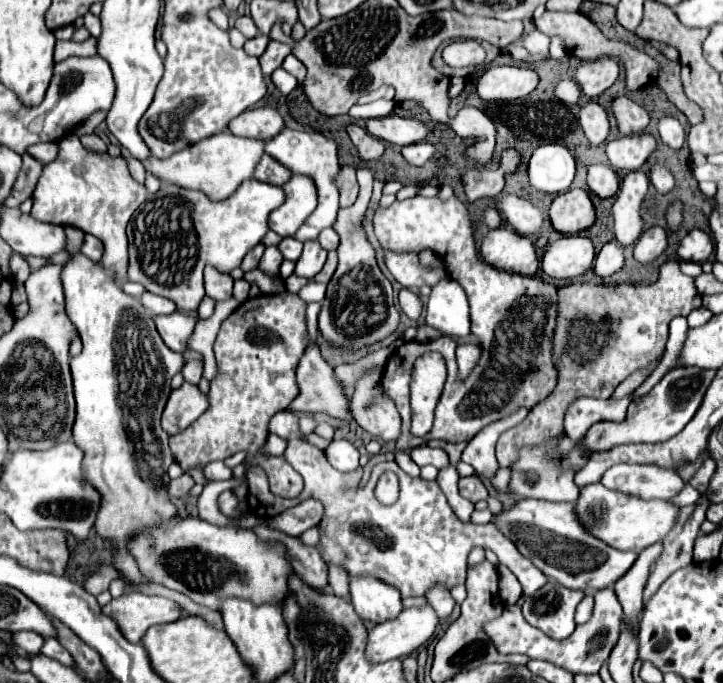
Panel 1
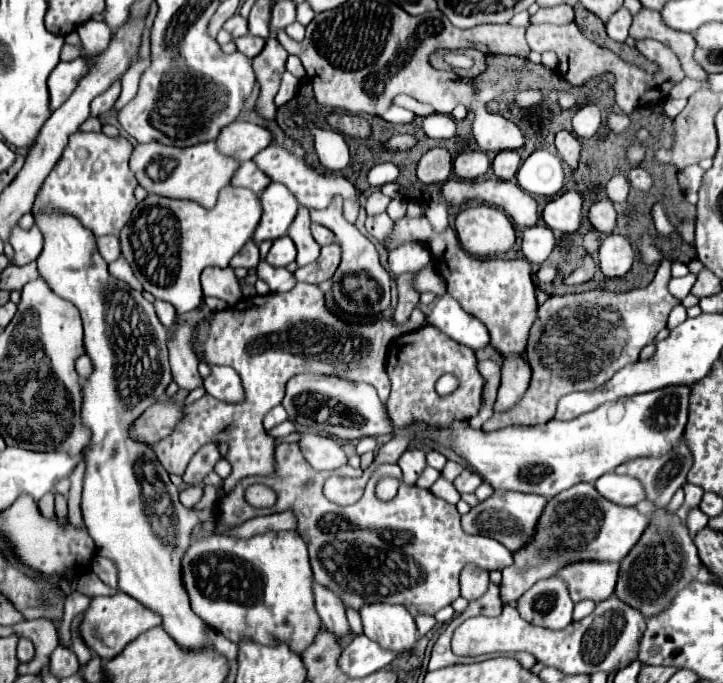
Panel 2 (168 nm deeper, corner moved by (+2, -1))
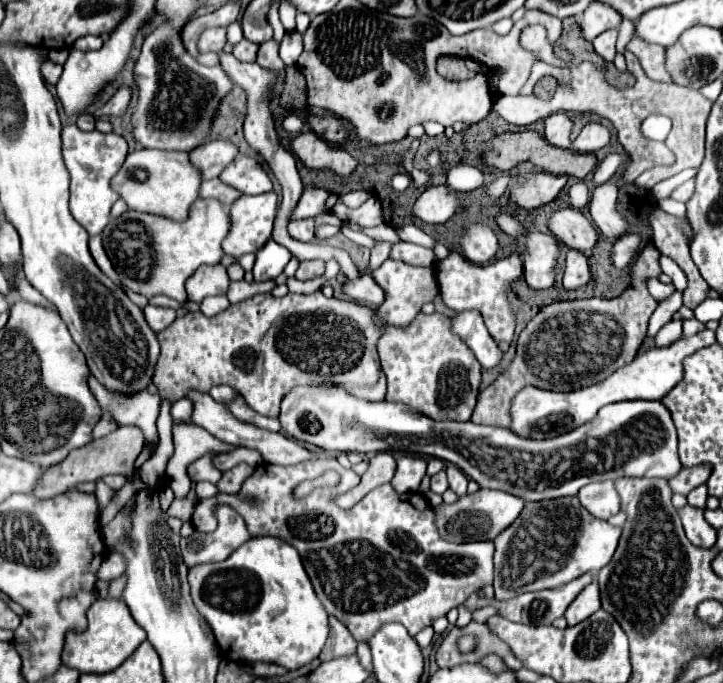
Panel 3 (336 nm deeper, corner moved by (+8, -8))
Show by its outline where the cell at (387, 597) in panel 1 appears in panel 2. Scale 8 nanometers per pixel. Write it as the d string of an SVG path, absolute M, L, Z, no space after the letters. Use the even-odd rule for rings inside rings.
M370 604L360 610L364 634L382 648L396 654L410 654L418 642L414 618L402 606Z

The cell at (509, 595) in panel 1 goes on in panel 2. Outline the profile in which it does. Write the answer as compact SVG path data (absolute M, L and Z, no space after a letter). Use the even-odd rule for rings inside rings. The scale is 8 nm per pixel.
M576 484L566 492L550 498L544 506L534 536L516 552L512 552L514 564L502 570L500 596L504 604L516 602L528 588L538 580L550 578L568 564L582 560L600 560L600 562L620 562L626 552L638 542L642 530L646 530L648 516L640 514L632 506L618 506L606 502L592 484Z

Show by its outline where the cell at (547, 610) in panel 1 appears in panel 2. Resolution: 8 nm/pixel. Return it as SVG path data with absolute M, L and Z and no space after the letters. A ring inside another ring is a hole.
M552 576L536 582L528 592L524 592L524 596L516 600L516 608L530 624L562 630L572 622L574 604L566 582Z

